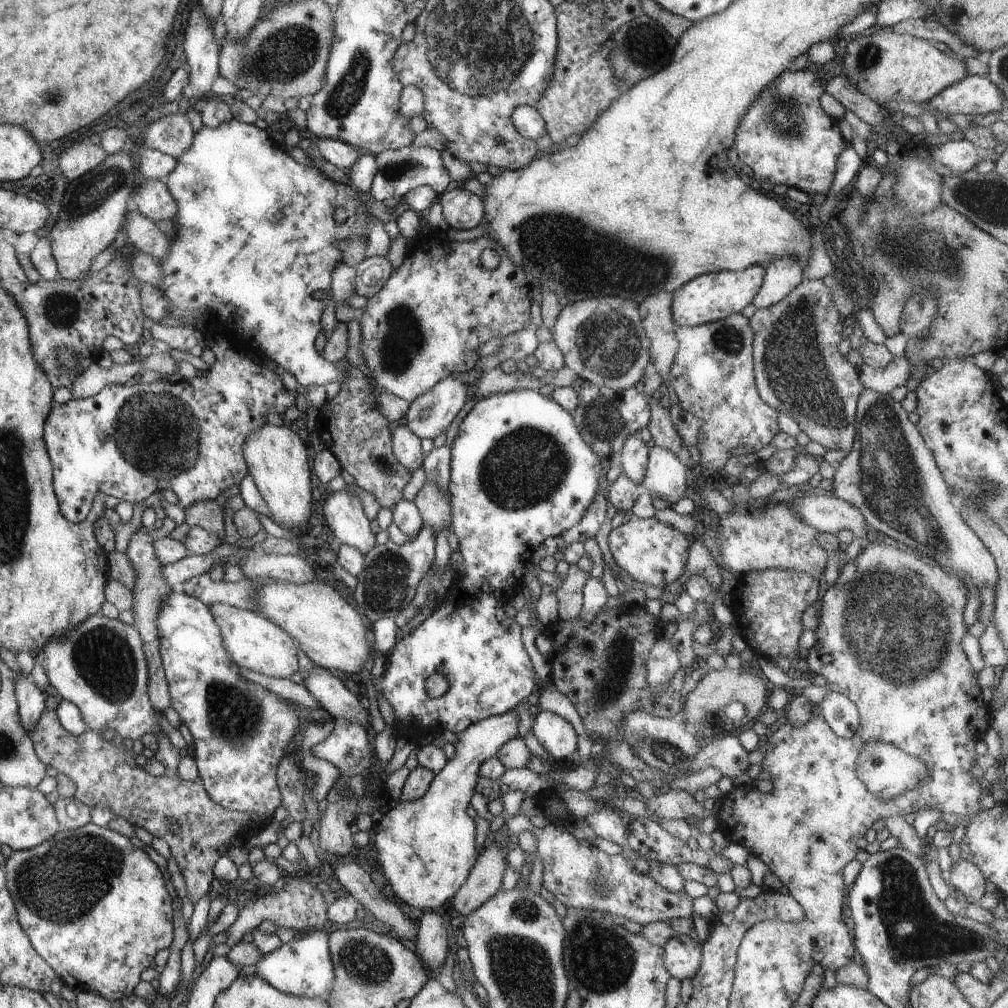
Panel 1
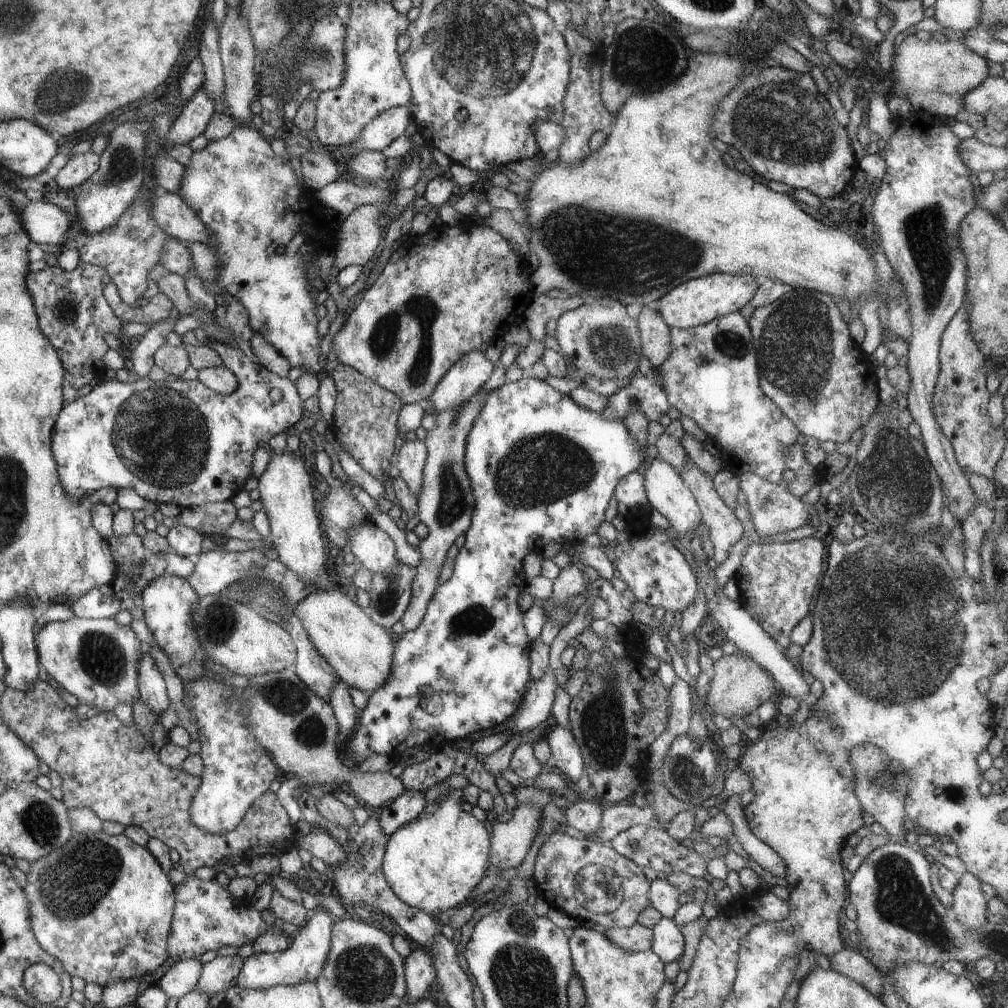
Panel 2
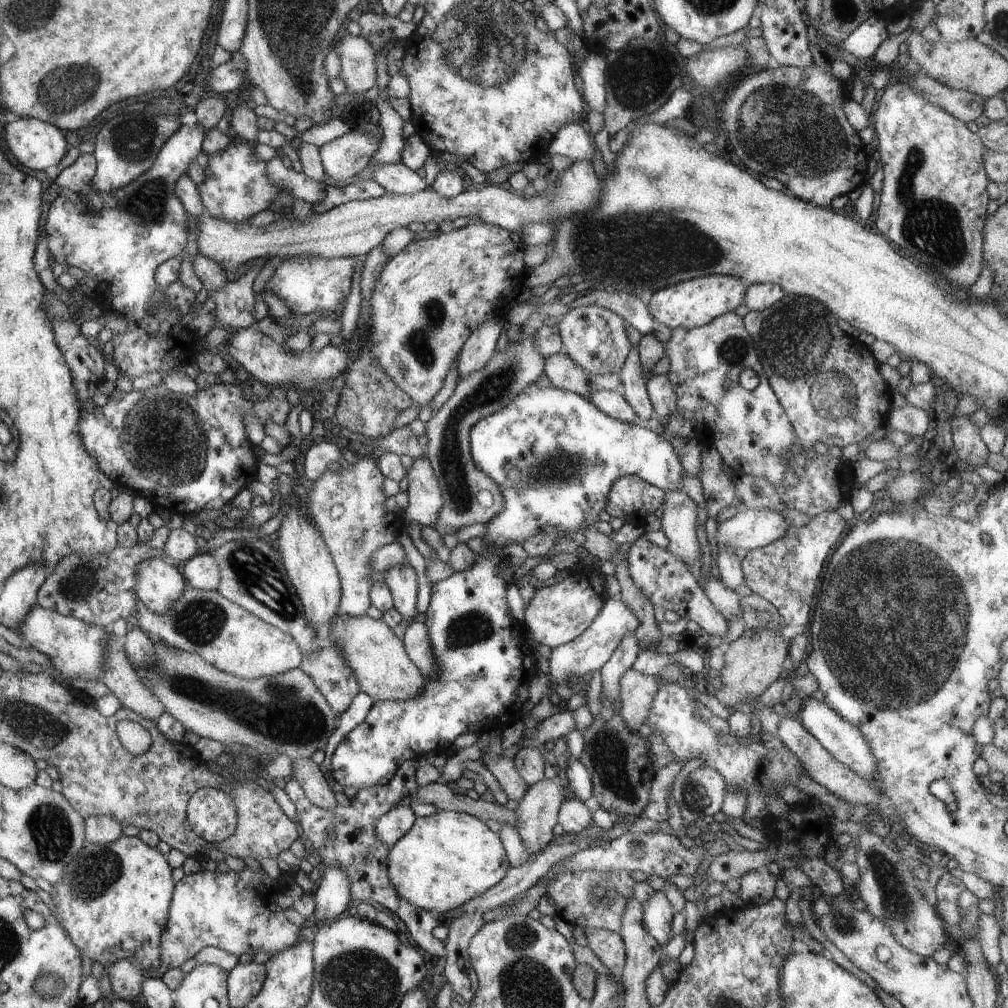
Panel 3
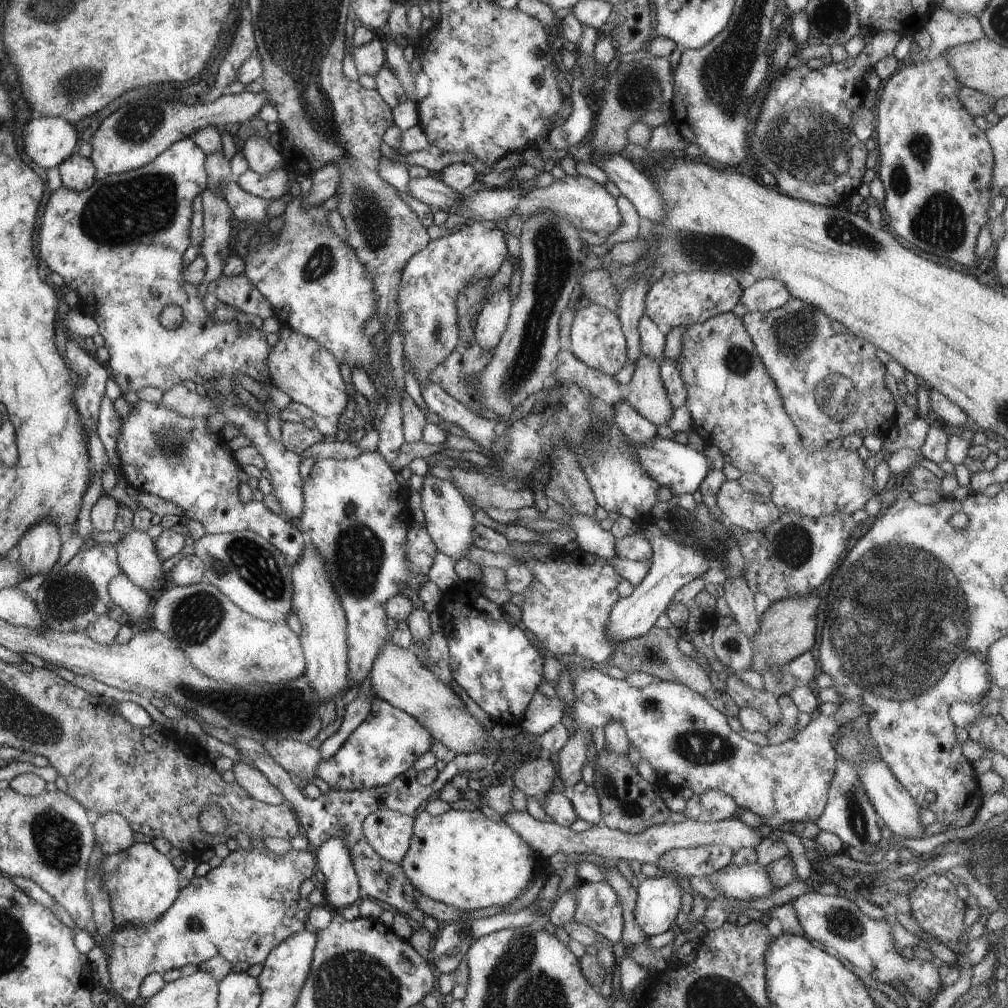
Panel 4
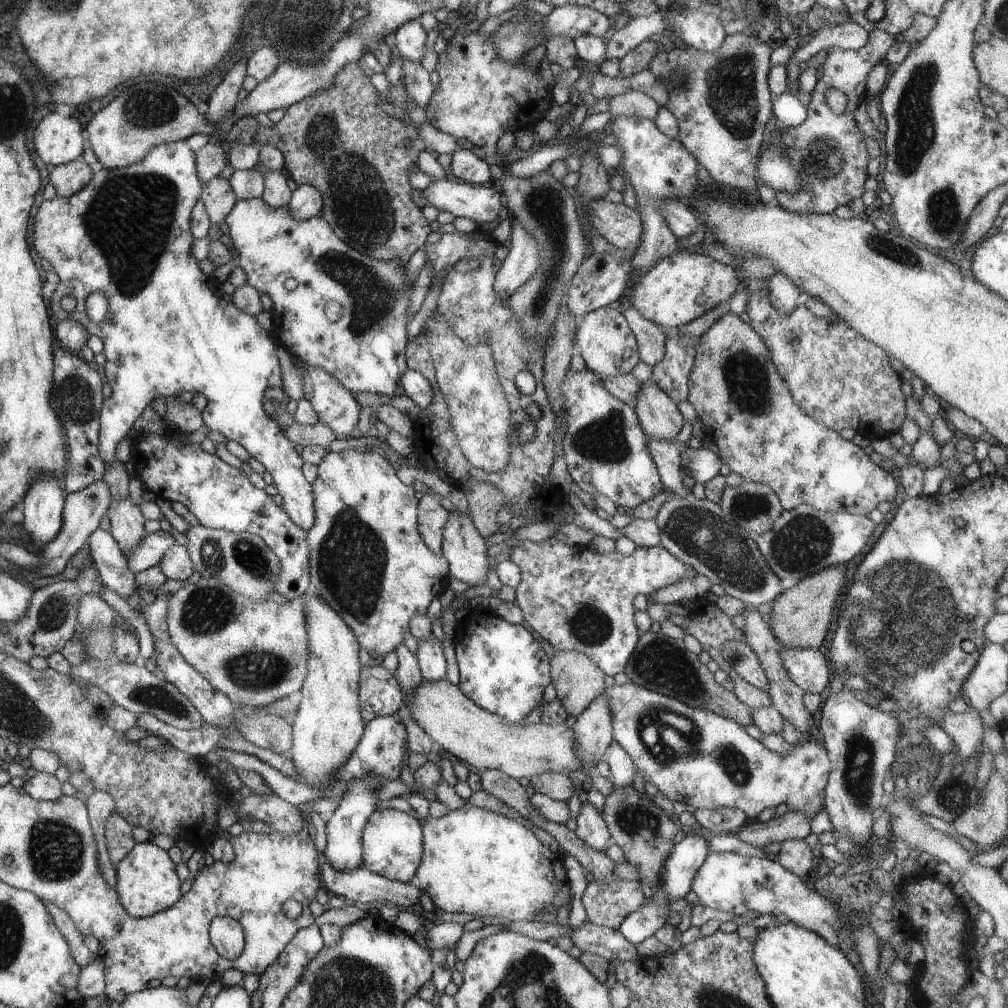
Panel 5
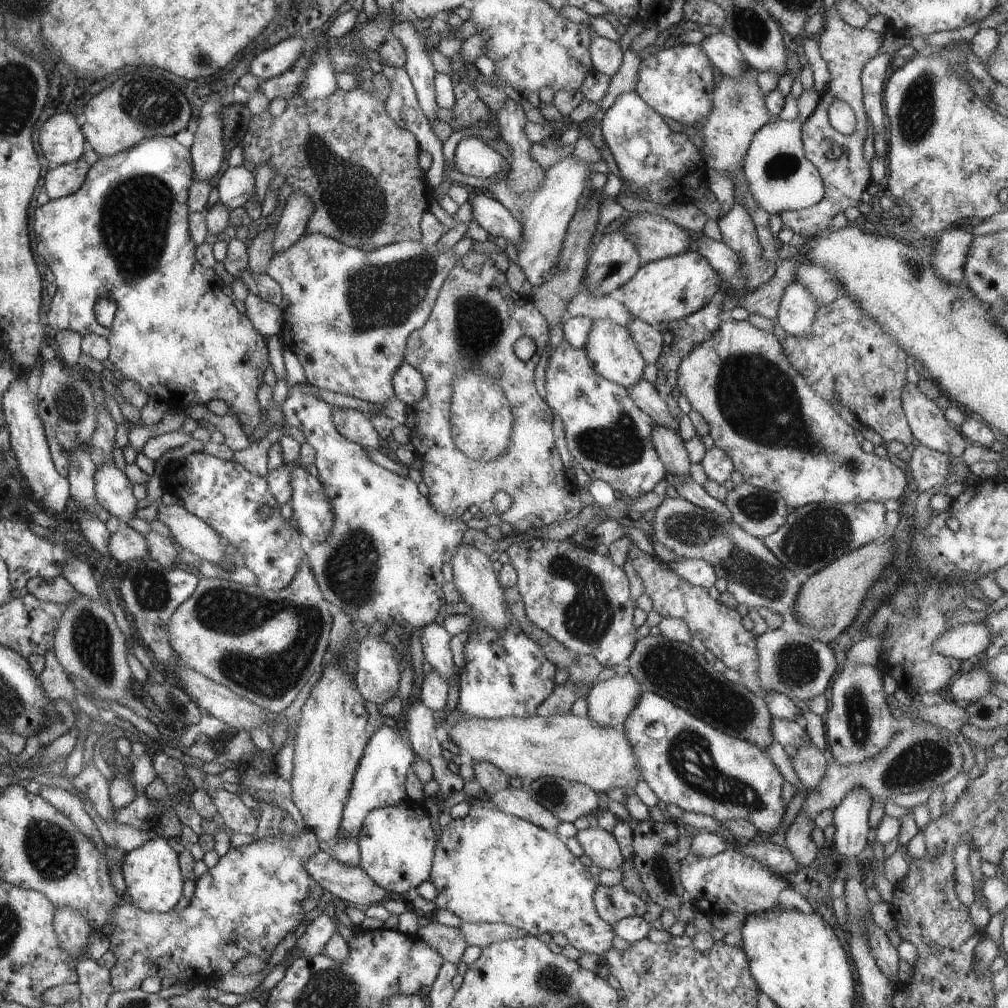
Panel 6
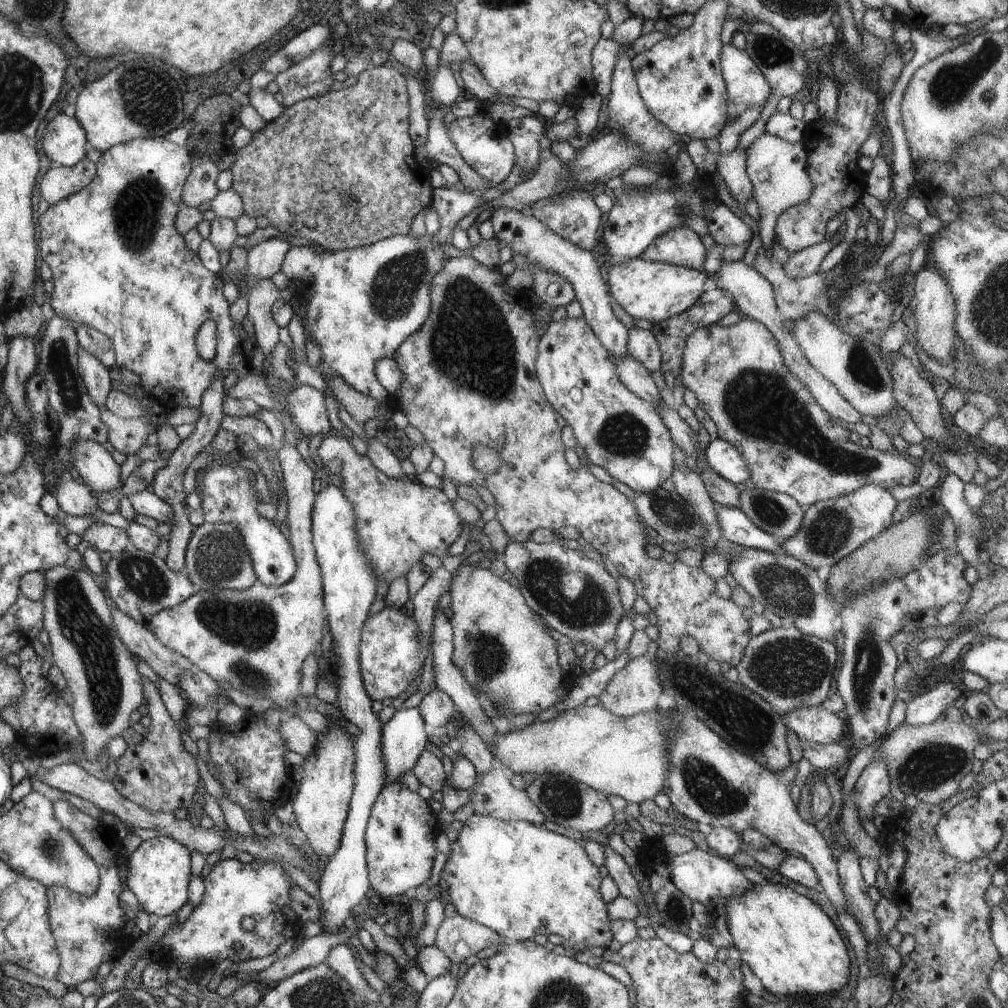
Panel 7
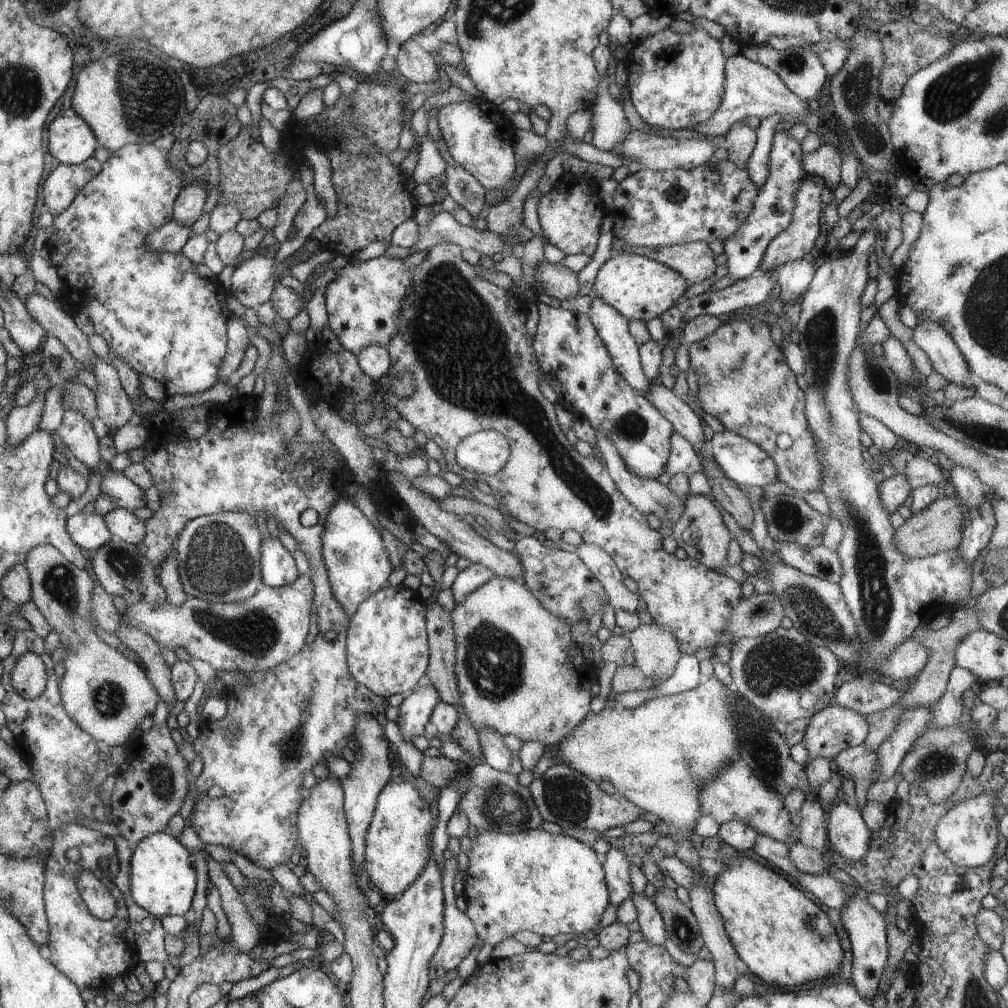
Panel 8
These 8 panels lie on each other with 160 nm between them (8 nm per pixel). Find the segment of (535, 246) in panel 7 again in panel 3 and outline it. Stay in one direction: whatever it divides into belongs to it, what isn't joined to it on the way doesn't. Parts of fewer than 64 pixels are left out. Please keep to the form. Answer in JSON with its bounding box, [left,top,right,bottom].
[371,162,427,195]

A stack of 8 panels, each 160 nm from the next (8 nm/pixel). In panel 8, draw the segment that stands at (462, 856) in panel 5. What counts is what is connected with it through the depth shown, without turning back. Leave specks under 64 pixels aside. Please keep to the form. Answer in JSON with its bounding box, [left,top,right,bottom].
[463,828,610,947]

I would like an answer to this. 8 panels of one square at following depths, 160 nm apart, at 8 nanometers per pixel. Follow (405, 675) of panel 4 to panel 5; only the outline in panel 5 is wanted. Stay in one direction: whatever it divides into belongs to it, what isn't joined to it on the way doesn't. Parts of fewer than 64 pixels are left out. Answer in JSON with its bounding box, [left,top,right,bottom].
[403,678,584,780]

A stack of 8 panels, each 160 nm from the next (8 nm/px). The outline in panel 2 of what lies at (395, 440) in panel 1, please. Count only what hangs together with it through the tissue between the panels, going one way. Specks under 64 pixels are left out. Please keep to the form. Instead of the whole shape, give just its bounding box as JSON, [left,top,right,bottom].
[398,439,427,500]

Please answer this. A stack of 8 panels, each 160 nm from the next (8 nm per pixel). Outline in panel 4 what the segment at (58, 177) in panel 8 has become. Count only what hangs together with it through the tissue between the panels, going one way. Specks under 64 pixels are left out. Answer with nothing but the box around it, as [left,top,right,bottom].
[58,154,96,191]

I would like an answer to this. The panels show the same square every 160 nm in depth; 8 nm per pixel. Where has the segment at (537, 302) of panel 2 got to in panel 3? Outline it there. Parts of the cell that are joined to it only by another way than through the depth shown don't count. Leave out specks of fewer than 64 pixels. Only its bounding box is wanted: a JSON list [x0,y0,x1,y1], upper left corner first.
[567,288,657,334]

